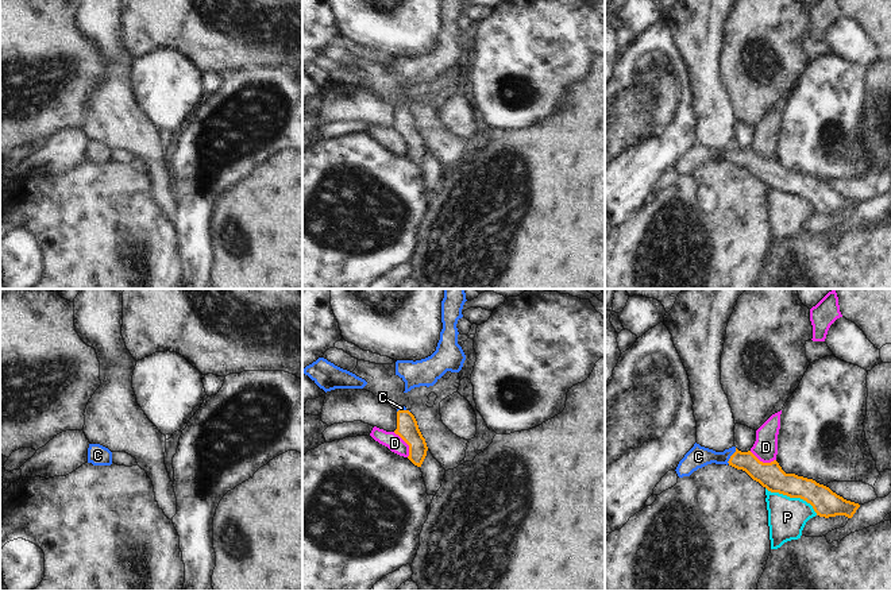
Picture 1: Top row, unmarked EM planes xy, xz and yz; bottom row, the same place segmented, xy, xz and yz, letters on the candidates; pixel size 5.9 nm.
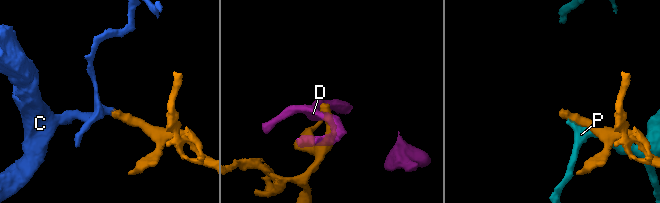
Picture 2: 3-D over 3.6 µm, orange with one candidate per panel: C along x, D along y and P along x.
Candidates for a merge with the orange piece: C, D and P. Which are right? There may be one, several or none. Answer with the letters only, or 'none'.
C.

